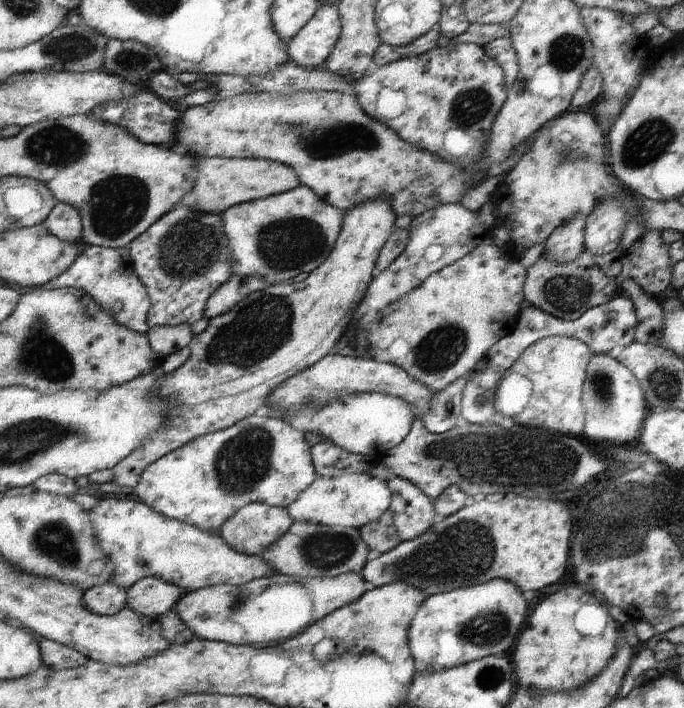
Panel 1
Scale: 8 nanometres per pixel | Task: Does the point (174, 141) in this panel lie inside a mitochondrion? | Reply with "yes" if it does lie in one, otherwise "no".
no

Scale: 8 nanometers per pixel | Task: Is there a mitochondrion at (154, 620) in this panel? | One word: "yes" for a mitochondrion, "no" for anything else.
no

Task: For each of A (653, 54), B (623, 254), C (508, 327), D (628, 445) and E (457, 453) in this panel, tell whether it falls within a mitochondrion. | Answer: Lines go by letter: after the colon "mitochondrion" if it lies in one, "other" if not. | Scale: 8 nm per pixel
A: other
B: other
C: other
D: other
E: mitochondrion

